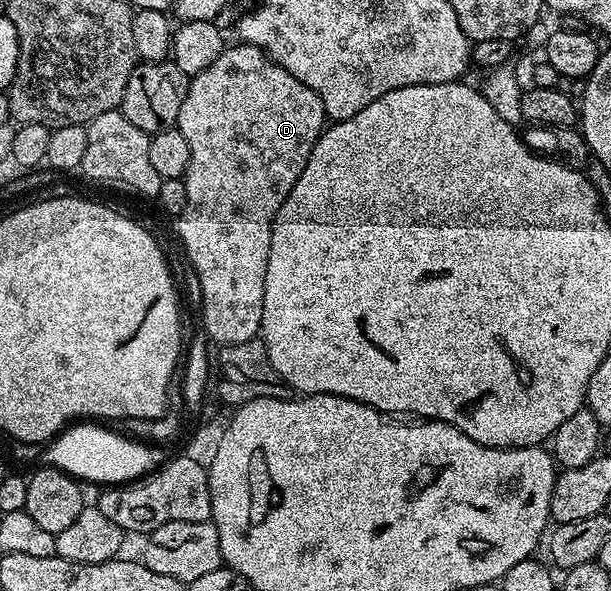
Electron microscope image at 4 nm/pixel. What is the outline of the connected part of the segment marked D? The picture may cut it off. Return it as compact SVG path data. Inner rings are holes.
M244 44L236 45L230 45L224 50L219 56L219 60L215 60L215 64L203 68L203 72L190 77L187 96L183 99L183 108L179 108L175 127L179 132L183 132L183 137L187 139L187 148L191 148L191 160L187 164L187 172L183 179L187 188L187 208L183 208L183 212L176 219L177 232L175 231L175 234L186 256L189 257L190 263L194 266L194 270L198 274L199 286L202 288L199 305L200 325L209 333L210 340L219 342L218 344L222 347L243 344L244 341L256 338L261 333L263 292L267 280L267 260L271 252L273 218L279 212L283 200L287 200L291 188L295 188L295 180L299 180L315 144L320 140L327 126L323 100L319 100L319 96L315 92L311 92L311 88L307 88L307 84L303 84L303 80L295 80L295 76L291 76L291 72L287 72L279 64L275 64L259 48Z

